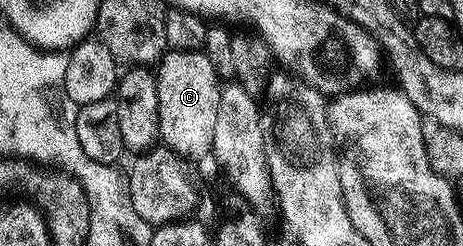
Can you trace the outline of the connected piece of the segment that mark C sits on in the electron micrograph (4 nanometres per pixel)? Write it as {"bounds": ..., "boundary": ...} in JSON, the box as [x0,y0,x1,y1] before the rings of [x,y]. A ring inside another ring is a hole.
{"bounds":[157,52,221,162],"boundary":[[[206,52],[163,53],[157,65],[157,106],[159,140],[188,162],[196,162],[213,152],[213,130],[217,130],[217,102],[221,78]]]}

